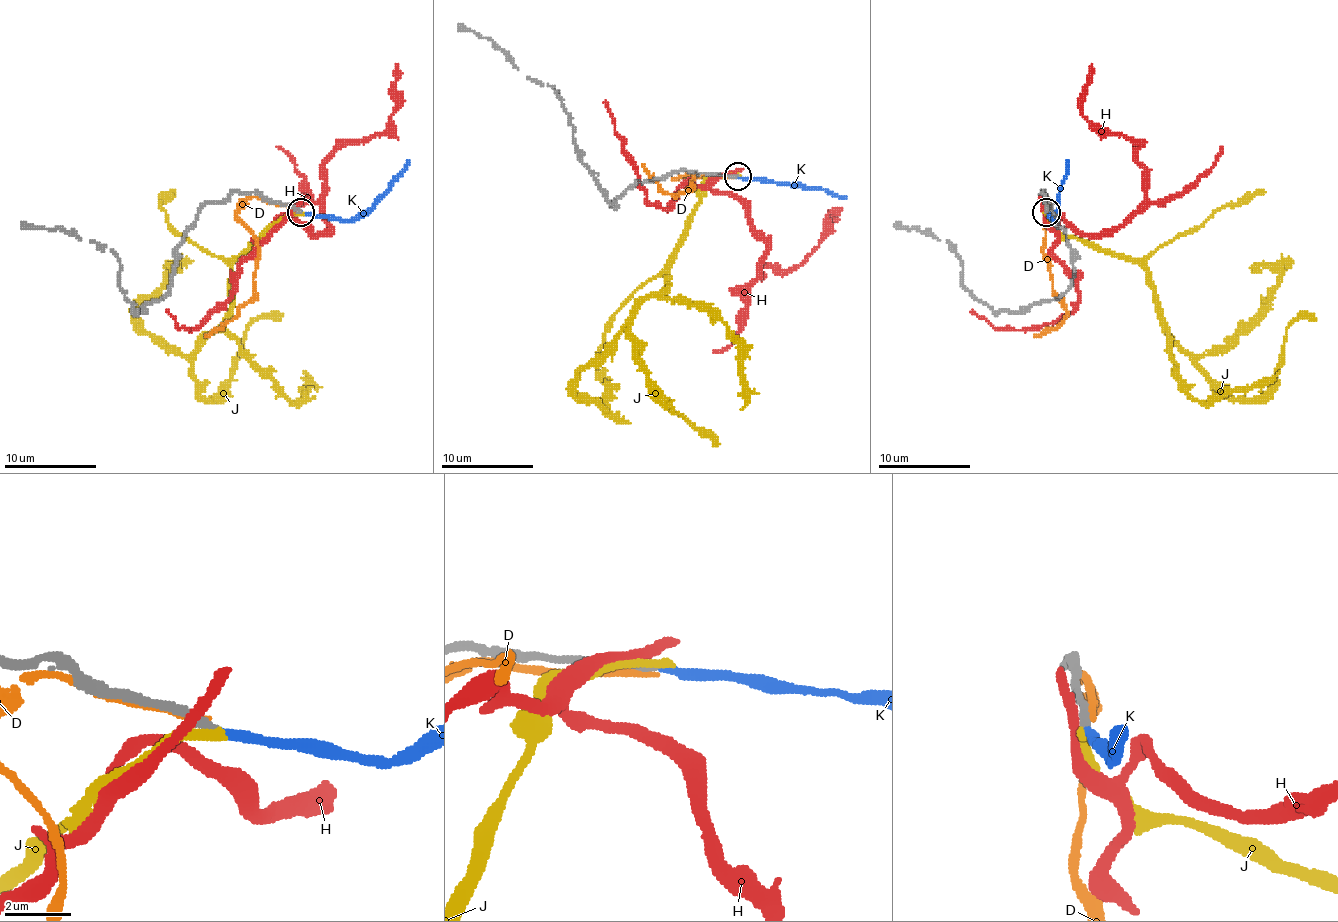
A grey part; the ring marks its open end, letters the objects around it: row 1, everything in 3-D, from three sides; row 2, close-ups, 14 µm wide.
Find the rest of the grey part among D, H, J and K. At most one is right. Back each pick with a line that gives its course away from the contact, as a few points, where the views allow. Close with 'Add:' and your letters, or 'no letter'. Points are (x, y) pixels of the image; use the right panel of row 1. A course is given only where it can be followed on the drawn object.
K: it runs (1045, 210), (1054, 219), (1057, 194), (1068, 160)
Add: K

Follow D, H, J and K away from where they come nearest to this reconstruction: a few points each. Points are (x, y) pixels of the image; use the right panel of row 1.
D: (1048, 206), (1045, 196), (1048, 219), (1043, 258), (1054, 295), (1066, 311), (1057, 327), (1034, 336)
H: (1043, 208), (1057, 224), (1061, 215), (1082, 233), (1110, 233), (1144, 199), (1139, 144), (1082, 114), (1091, 63)
J: (1045, 213), (1064, 236), (1139, 265), (1162, 327), (1236, 398), (1261, 396), (1275, 378), (1286, 330), (1314, 314)
K: (1045, 210), (1054, 219), (1057, 194), (1068, 160)

